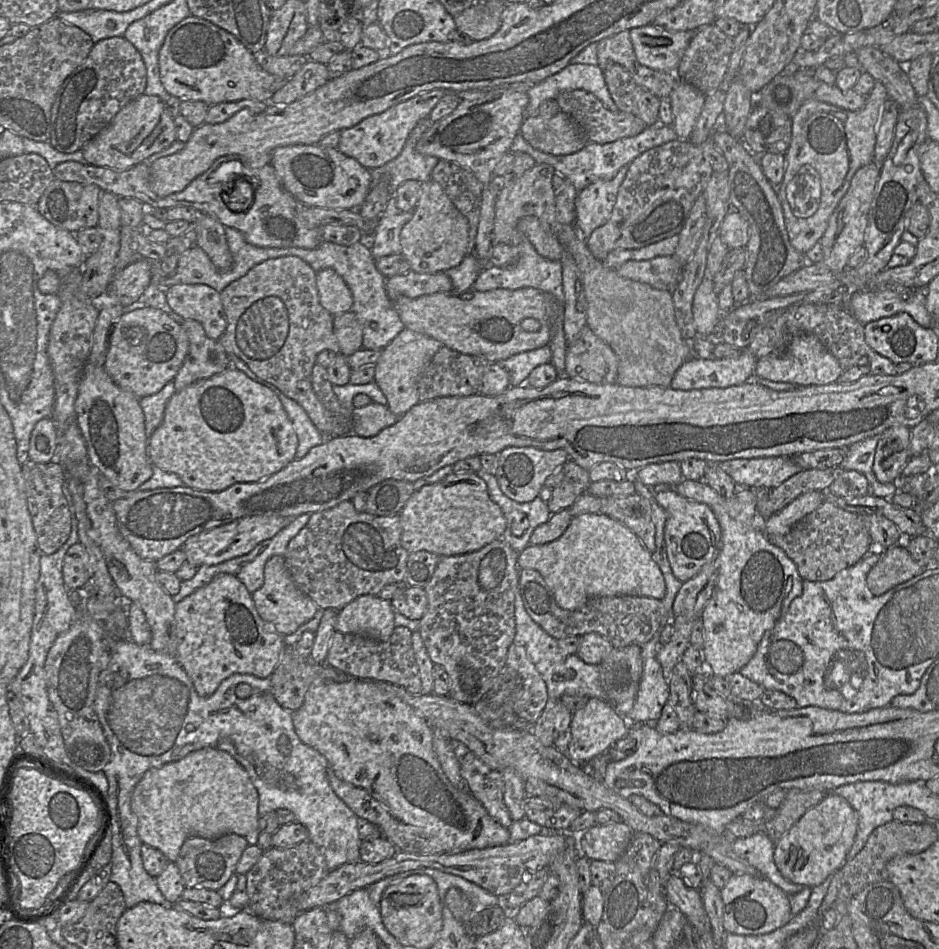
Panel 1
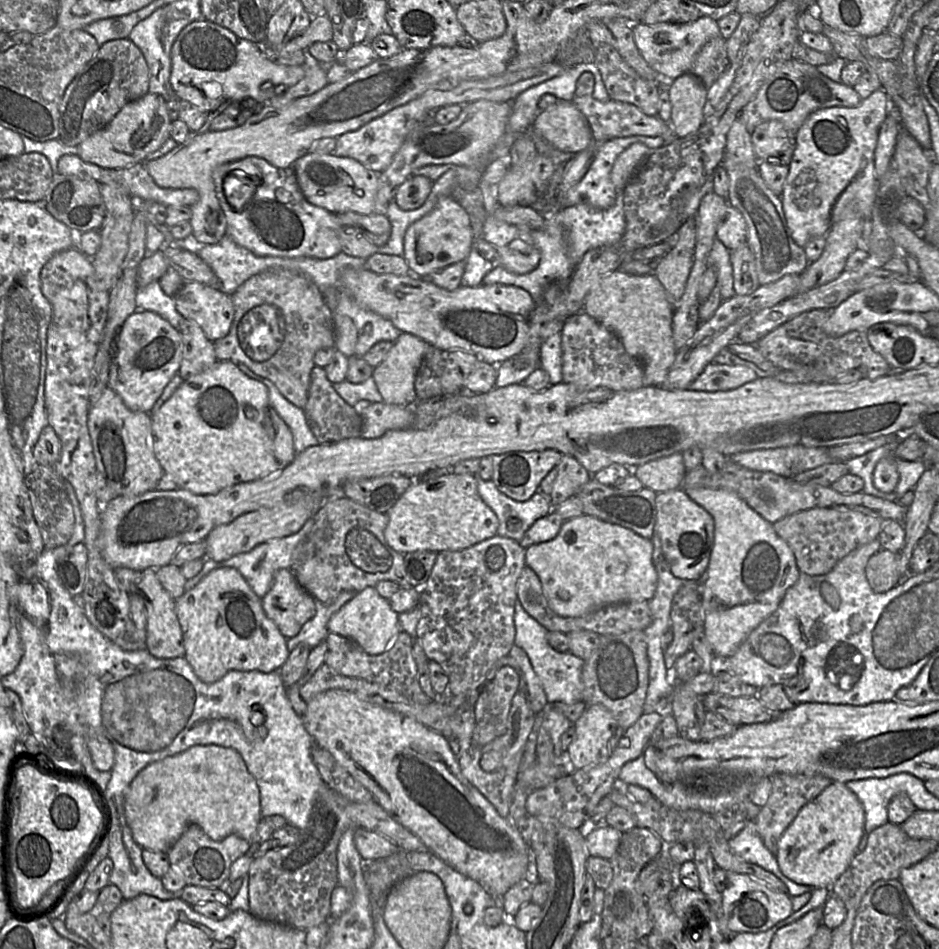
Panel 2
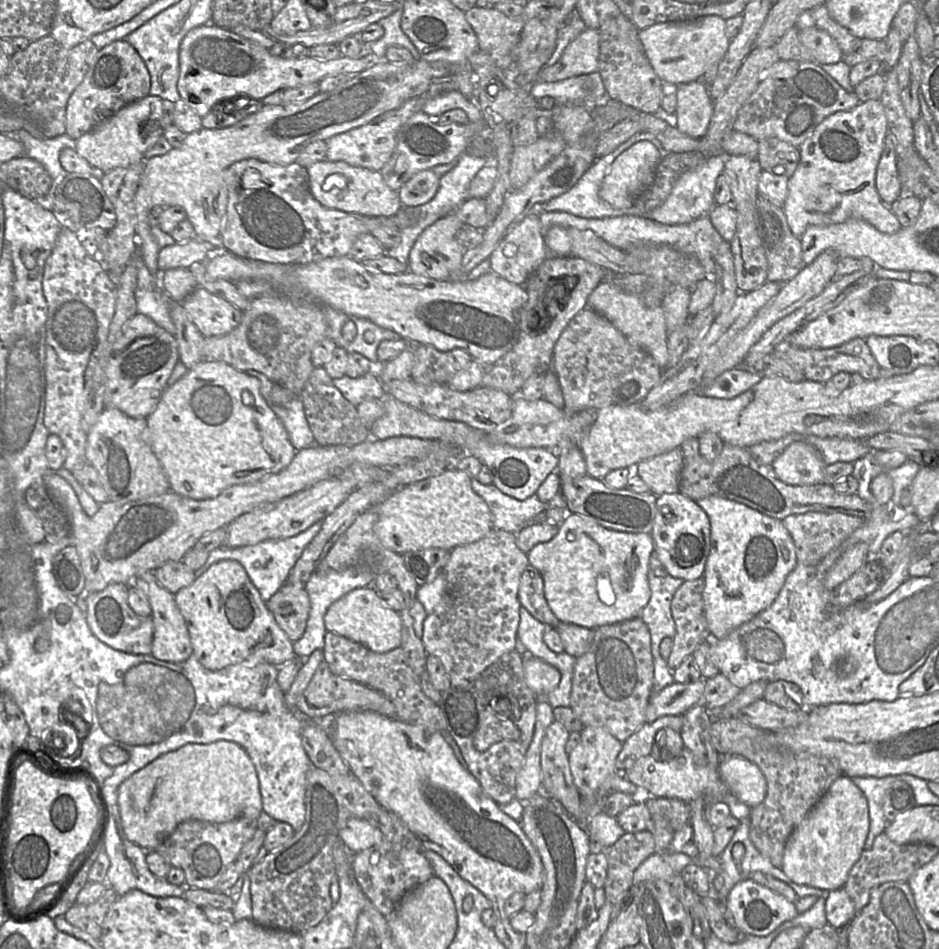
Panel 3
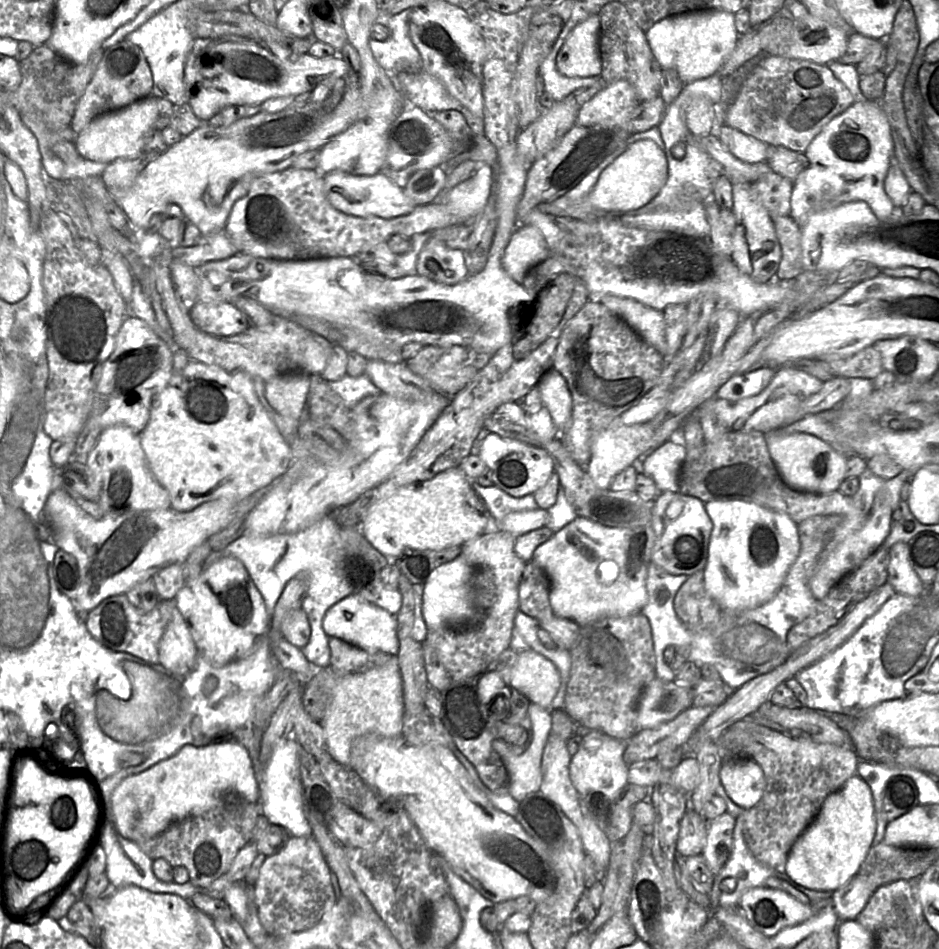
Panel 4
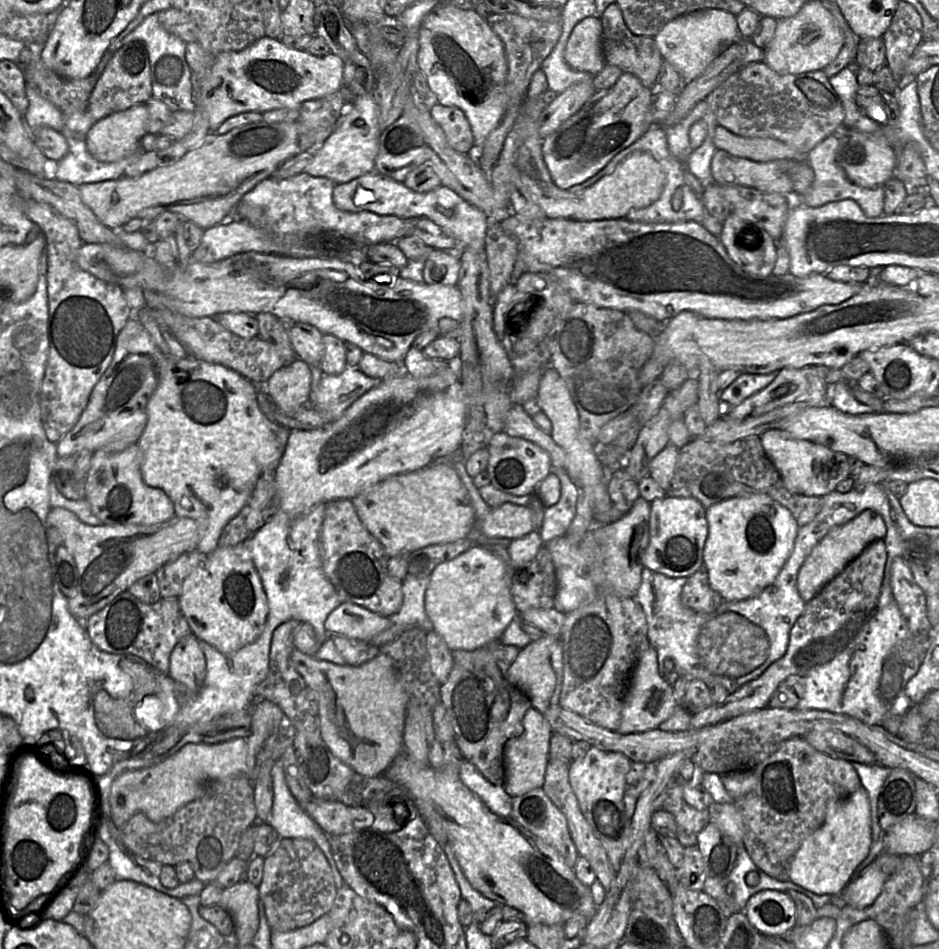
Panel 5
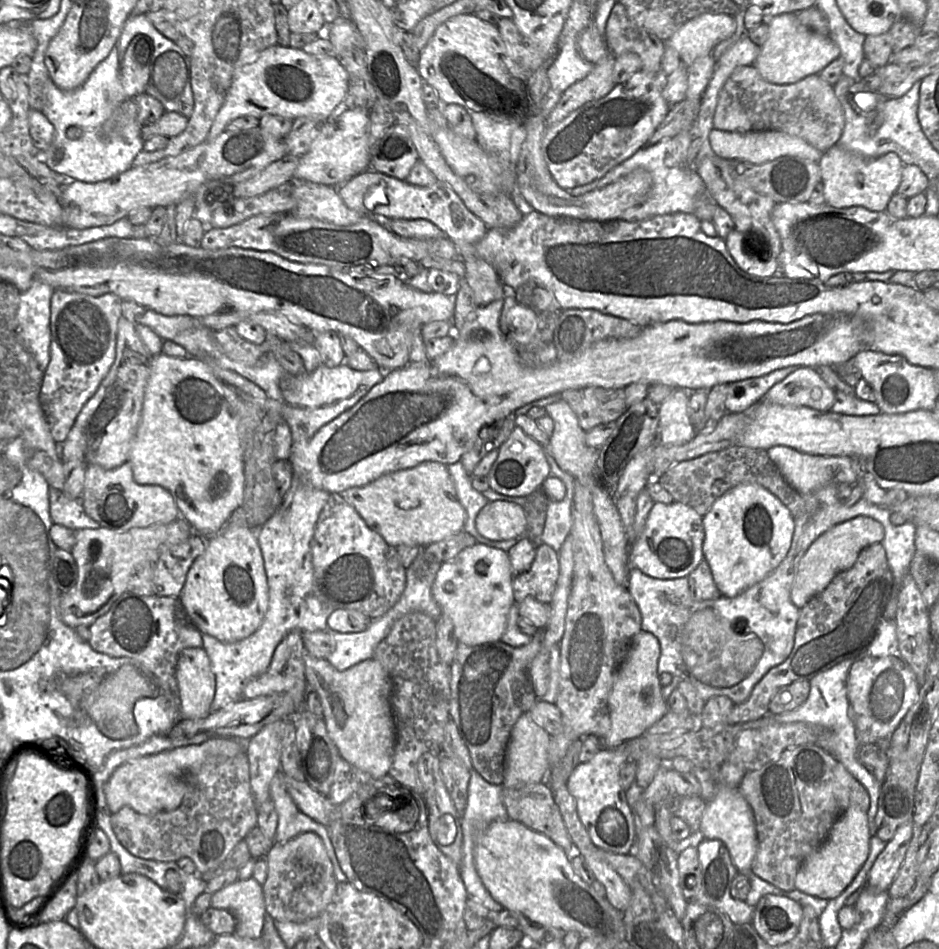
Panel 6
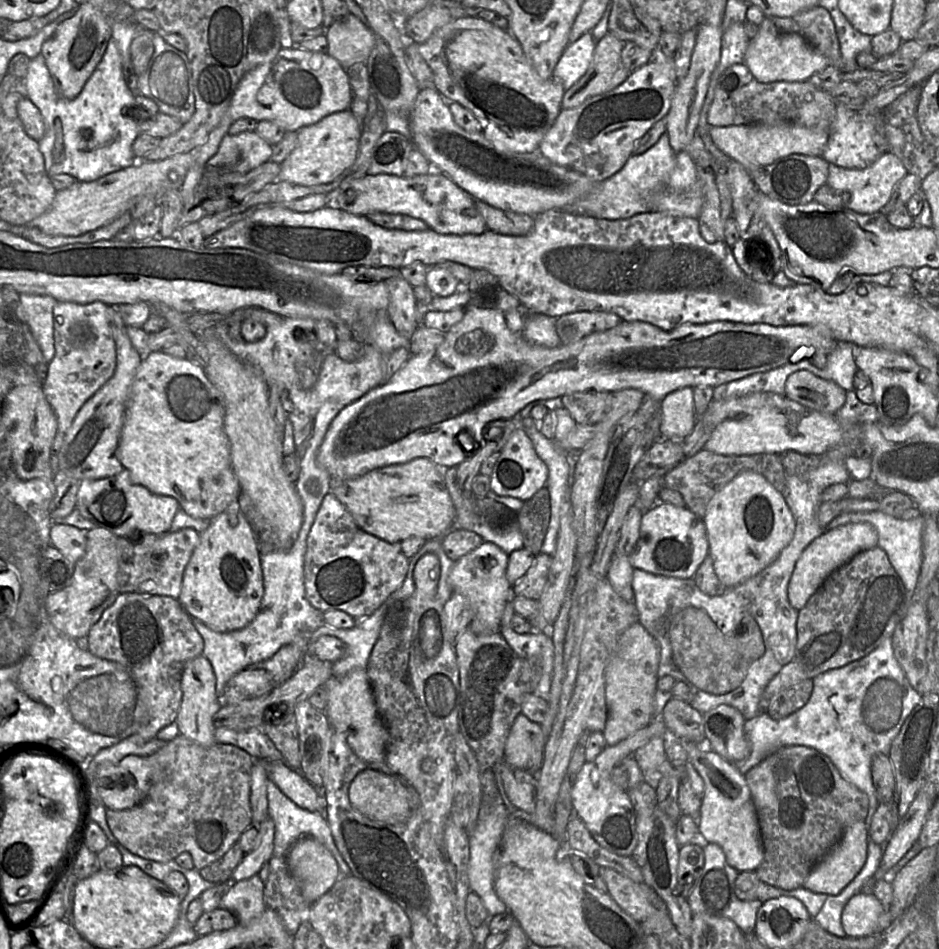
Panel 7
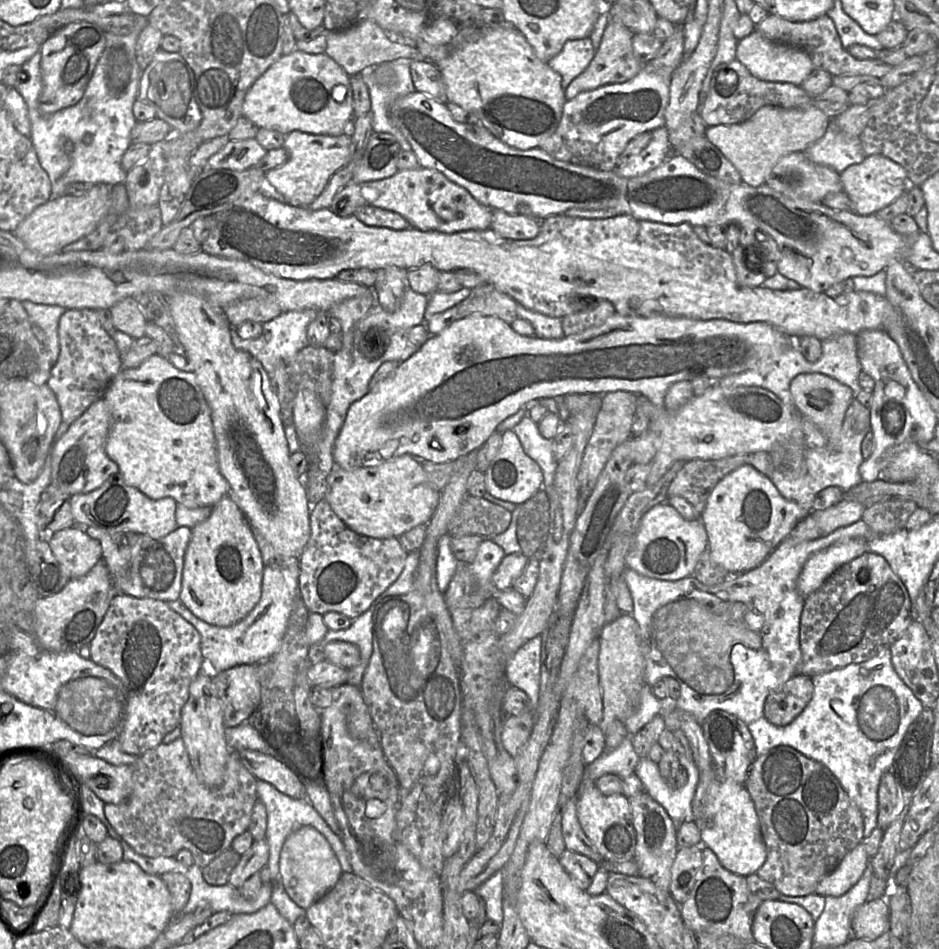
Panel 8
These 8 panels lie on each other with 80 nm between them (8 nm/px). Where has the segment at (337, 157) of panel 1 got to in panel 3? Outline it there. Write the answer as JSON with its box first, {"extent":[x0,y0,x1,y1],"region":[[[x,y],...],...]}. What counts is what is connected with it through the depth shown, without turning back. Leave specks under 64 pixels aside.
{"extent":[306,160,403,217],"region":[[[328,160],[316,162],[306,169],[312,195],[327,208],[365,216],[386,217],[395,215],[403,208],[398,192],[386,184],[380,171]]]}

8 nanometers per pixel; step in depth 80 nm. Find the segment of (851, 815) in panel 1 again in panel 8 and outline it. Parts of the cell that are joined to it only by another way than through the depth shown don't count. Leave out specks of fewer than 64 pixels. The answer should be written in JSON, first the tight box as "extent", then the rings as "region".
{"extent":[814,842,870,896],"region":[[[860,842],[845,855],[830,874],[819,882],[814,893],[823,896],[841,896],[862,876],[870,858]]]}

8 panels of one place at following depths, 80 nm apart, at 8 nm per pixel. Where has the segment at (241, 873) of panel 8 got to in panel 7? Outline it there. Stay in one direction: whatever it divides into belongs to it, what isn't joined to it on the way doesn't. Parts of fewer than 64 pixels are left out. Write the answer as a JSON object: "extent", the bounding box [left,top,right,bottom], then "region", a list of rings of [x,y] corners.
{"extent":[232,816,275,882],"region":[[[268,816],[257,828],[259,831],[258,844],[251,852],[244,855],[232,873],[232,882],[246,880],[257,875],[273,856],[275,835],[273,820]]]}

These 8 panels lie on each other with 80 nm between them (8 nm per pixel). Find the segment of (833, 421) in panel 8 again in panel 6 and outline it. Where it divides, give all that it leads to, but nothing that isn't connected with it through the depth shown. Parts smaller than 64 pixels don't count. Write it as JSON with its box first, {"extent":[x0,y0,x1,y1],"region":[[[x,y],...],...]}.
{"extent":[759,366,835,411],"region":[[[799,366],[772,386],[759,401],[831,411],[835,390],[821,378],[815,368]]]}

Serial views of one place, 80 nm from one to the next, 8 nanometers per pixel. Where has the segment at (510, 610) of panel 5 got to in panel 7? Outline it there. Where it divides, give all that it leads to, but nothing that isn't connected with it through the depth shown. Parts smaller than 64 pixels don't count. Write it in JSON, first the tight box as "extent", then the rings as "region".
{"extent":[449,541,512,634],"region":[[[483,541],[478,547],[454,562],[449,574],[452,593],[461,594],[470,603],[474,617],[468,628],[475,634],[500,632],[501,619],[512,599],[512,586],[506,578],[508,555],[497,545]]]}

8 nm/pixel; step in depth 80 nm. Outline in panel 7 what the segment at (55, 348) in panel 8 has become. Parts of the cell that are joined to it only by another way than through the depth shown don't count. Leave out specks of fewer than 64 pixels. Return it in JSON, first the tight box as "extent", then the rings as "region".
{"extent":[19,294,57,364],"region":[[[19,294],[25,321],[49,364],[55,356],[53,309],[57,301],[49,295]]]}

